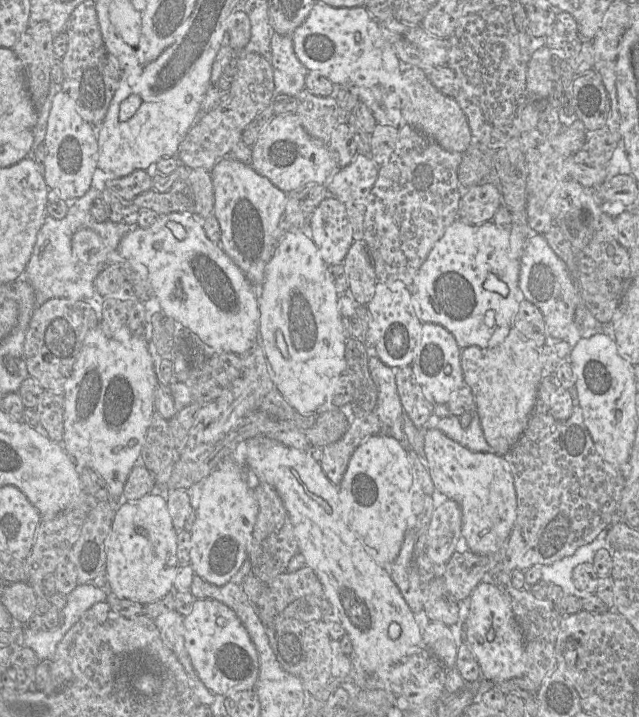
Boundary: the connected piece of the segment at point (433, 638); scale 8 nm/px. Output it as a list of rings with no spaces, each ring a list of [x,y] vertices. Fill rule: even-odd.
[[[430,621],[422,633],[425,646],[429,648],[446,668],[456,667],[457,645],[449,626]]]

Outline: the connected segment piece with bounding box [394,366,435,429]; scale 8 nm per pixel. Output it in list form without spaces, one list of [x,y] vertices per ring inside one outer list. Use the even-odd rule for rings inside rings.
[[[411,366],[400,367],[395,370],[397,393],[403,410],[417,428],[423,428],[434,413],[434,406],[429,402],[418,382]]]

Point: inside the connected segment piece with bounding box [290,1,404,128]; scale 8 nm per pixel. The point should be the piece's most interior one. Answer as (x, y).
(346, 45)

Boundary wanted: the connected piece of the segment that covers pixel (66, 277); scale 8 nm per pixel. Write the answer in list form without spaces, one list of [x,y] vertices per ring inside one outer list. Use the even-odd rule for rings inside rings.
[[[91,187],[85,195],[69,202],[69,208],[63,219],[55,219],[46,215],[37,234],[31,256],[23,277],[31,284],[35,293],[36,306],[42,305],[52,298],[66,298],[88,302],[94,295],[94,280],[99,269],[83,269],[83,264],[73,255],[71,239],[73,234],[82,228],[95,231],[107,247],[107,264],[125,260],[118,252],[122,238],[132,229],[123,221],[119,223],[106,220],[97,222],[90,209],[94,199],[99,198],[101,190]]]

